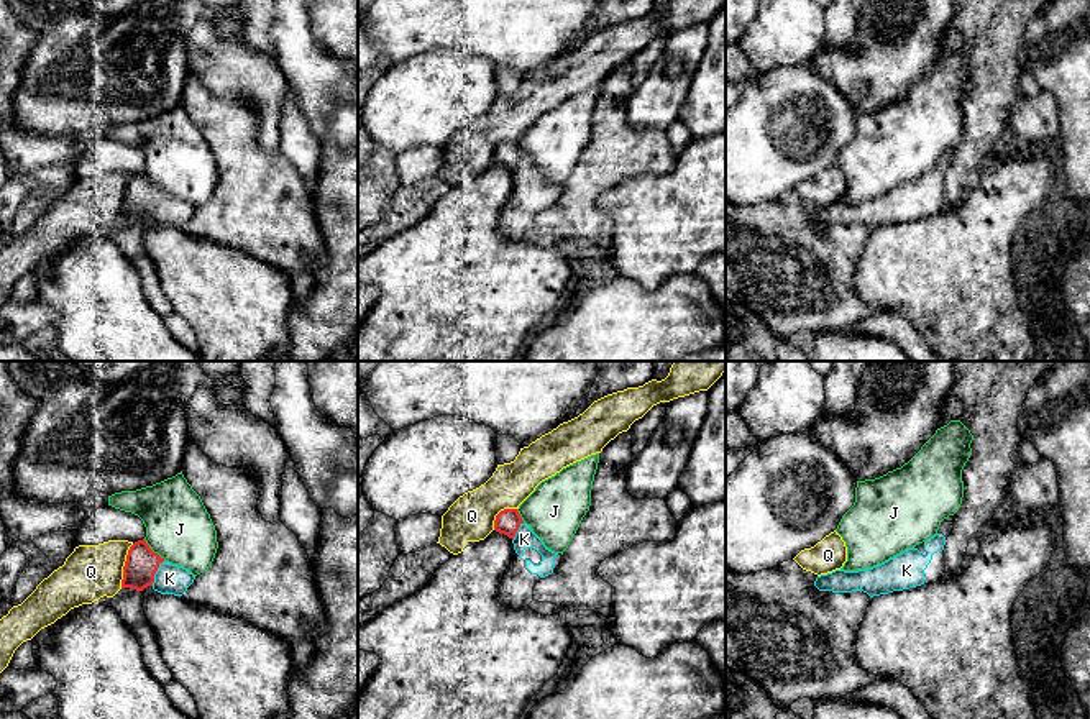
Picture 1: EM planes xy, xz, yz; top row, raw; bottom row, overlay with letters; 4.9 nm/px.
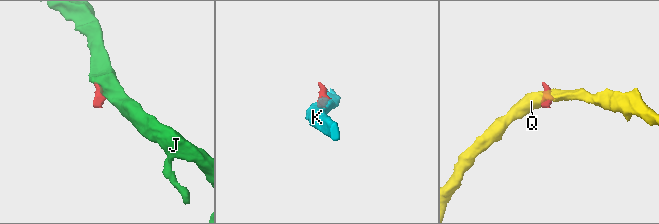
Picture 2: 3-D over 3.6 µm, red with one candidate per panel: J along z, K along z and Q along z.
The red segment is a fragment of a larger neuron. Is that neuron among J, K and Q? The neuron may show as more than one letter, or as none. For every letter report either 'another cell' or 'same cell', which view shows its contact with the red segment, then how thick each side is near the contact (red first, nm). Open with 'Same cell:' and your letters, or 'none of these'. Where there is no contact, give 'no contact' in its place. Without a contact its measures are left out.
Same cell: K
J: another cell; meets red in xy; 160 nm thick on the red side, 320 nm on the other
K: same cell; meets red in xy; 160 nm thick on the red side, 150 nm on the other
Q: another cell; meets red in xy; 160 nm thick on the red side, 280 nm on the other

